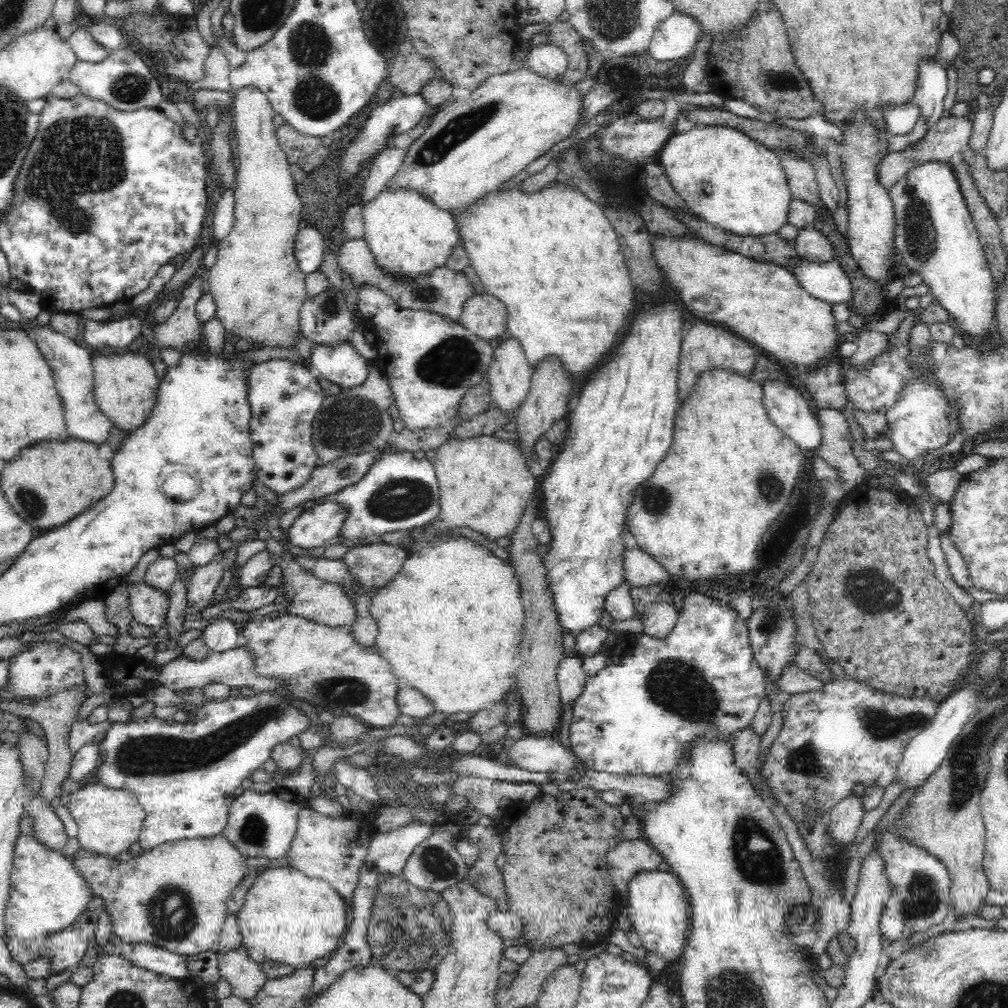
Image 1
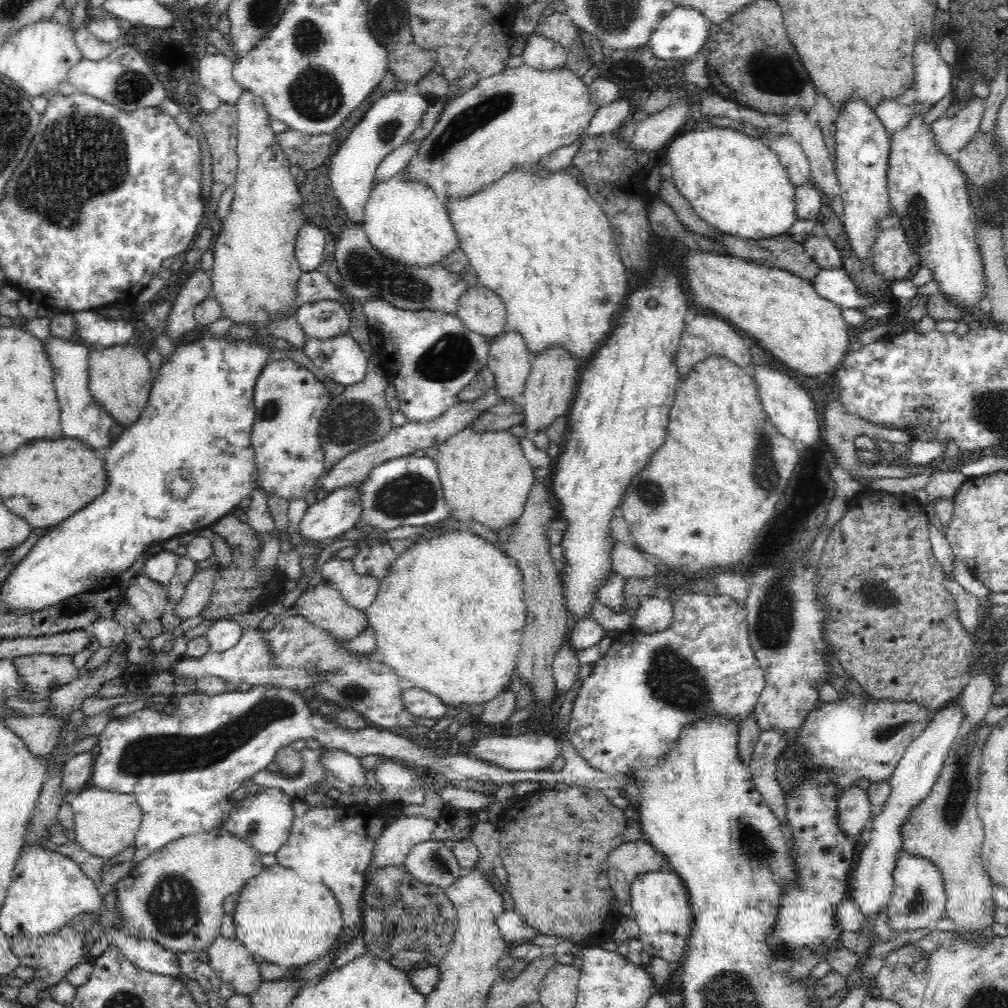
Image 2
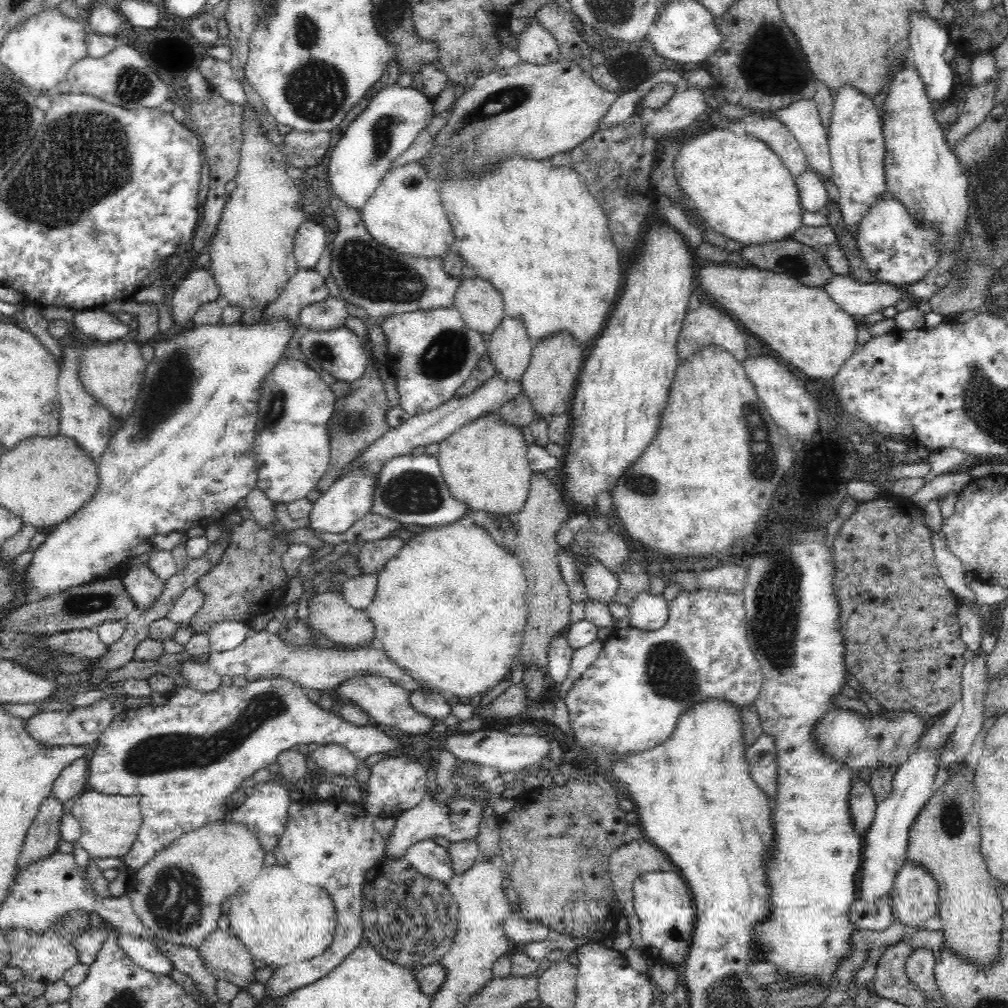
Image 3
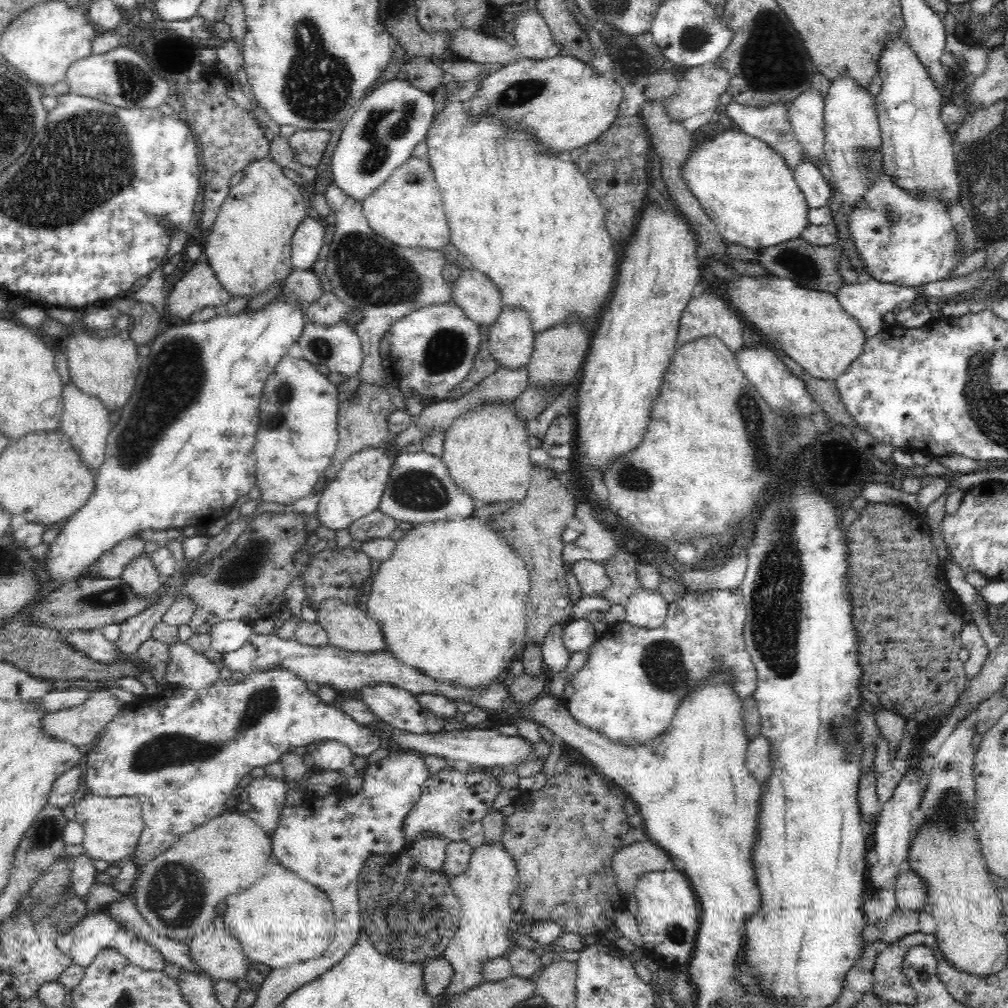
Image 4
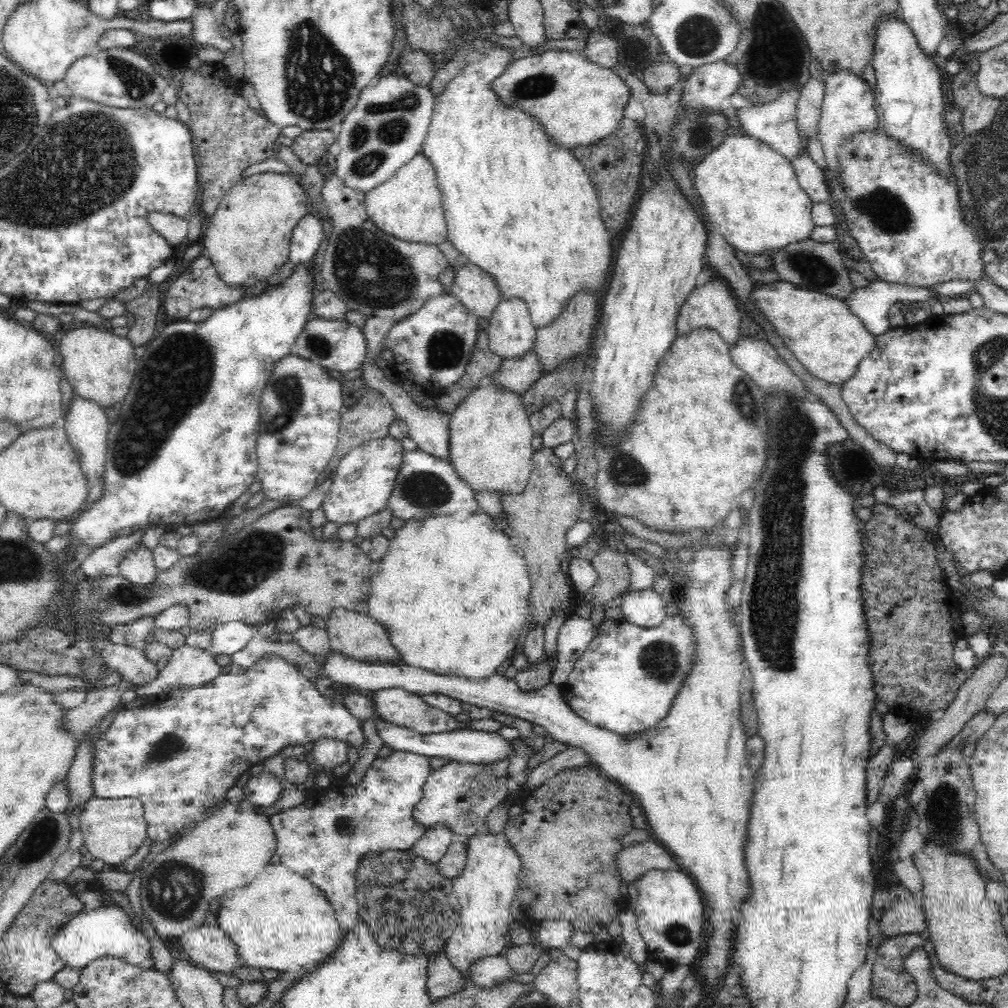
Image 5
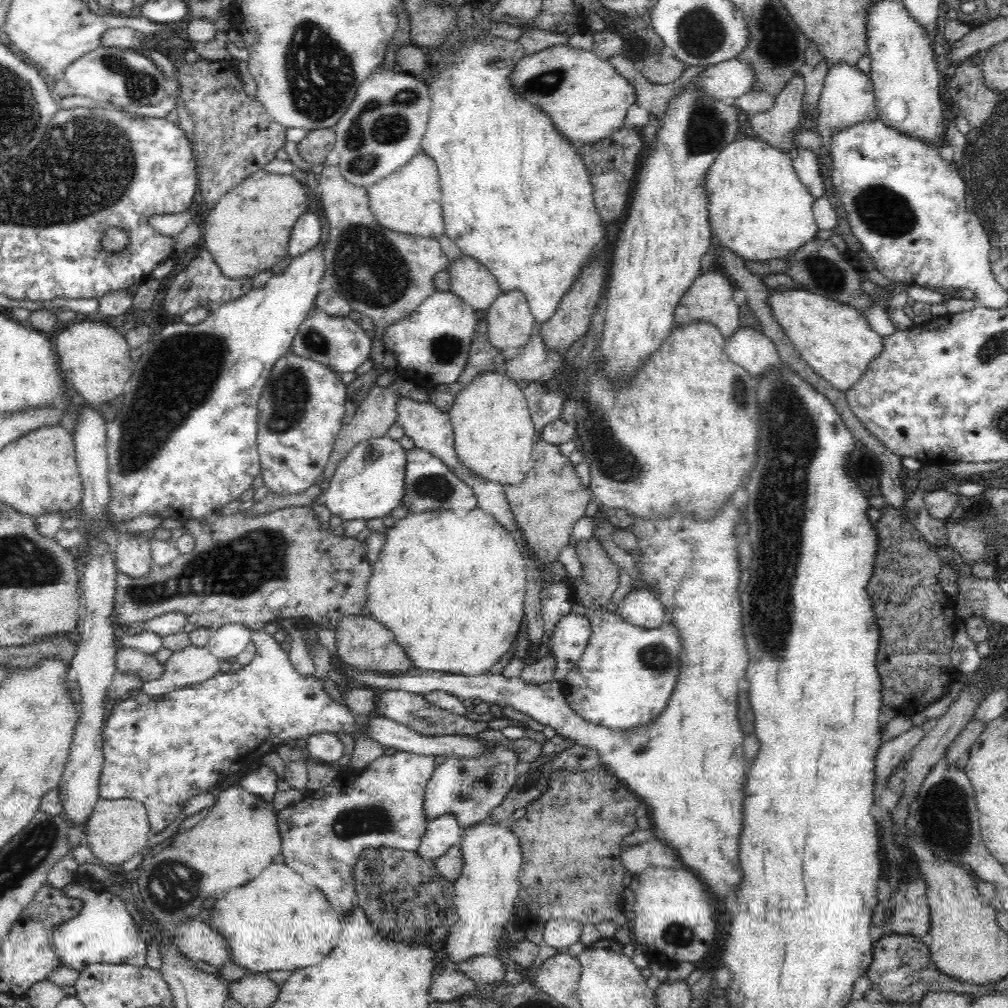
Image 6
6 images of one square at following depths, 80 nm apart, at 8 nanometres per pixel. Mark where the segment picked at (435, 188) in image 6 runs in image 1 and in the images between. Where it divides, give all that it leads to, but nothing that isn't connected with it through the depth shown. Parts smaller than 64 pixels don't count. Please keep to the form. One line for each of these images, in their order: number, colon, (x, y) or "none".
1: (409, 235)
2: (405, 220)
3: (405, 213)
4: (406, 209)
5: (408, 206)

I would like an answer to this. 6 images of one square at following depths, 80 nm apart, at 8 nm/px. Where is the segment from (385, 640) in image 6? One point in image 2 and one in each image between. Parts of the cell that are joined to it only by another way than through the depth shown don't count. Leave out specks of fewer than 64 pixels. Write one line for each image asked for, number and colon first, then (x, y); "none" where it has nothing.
2: (325, 607)
3: (328, 612)
4: (348, 628)
5: (357, 635)

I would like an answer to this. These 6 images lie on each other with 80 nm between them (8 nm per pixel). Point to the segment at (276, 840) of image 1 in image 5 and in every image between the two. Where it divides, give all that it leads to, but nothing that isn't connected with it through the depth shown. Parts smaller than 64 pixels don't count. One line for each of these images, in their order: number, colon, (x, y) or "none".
2: (264, 819)
3: (265, 811)
4: (266, 796)
5: (264, 789)

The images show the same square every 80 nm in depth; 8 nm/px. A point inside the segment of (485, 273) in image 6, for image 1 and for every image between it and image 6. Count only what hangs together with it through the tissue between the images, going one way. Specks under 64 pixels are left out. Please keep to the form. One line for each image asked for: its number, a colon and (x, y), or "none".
1: (484, 315)
2: (481, 311)
3: (481, 306)
4: (479, 297)
5: (477, 290)

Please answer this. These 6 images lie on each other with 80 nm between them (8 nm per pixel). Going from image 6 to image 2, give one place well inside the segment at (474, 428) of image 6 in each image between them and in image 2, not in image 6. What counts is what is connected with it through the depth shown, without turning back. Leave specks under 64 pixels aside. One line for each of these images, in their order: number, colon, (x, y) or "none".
2: (485, 477)
3: (485, 466)
4: (486, 452)
5: (489, 447)

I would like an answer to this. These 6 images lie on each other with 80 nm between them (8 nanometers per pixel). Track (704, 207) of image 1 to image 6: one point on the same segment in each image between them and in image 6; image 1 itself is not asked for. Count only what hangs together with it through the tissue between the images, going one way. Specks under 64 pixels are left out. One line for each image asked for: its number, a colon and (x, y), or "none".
2: (734, 182)
3: (738, 185)
4: (747, 190)
5: (750, 193)
6: (757, 207)

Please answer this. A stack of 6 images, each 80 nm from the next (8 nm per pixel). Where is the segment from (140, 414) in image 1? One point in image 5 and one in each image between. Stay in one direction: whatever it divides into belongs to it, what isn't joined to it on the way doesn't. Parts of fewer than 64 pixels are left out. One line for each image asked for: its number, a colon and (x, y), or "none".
2: (120, 378)
3: (113, 374)
4: (106, 368)
5: (100, 367)

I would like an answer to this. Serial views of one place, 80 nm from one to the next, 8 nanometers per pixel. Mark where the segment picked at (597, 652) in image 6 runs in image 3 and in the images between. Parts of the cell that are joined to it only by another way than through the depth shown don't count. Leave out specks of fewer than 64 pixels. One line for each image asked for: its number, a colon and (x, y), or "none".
3: (630, 699)
4: (635, 679)
5: (614, 686)

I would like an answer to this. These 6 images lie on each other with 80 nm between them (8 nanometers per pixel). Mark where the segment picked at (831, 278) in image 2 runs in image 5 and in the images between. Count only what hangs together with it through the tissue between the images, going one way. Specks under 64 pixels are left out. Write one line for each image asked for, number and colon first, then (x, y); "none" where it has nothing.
3: (853, 297)
4: (867, 301)
5: (871, 304)

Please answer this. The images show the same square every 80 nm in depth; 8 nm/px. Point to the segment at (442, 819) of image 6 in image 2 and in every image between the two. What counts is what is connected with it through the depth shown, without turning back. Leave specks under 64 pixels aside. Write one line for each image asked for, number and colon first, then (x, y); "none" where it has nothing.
2: (432, 862)
3: (431, 858)
4: (430, 850)
5: (432, 846)

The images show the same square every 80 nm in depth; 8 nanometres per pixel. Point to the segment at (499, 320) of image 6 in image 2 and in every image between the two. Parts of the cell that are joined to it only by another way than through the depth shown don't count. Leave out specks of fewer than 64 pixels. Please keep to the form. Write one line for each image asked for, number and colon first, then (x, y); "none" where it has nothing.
2: (508, 360)
3: (510, 350)
4: (510, 344)
5: (511, 333)

